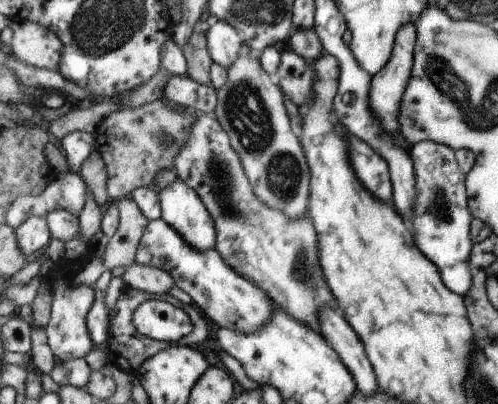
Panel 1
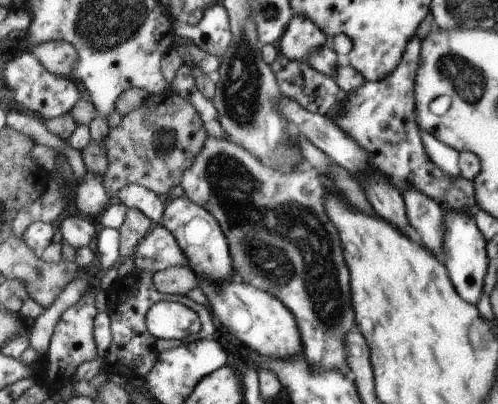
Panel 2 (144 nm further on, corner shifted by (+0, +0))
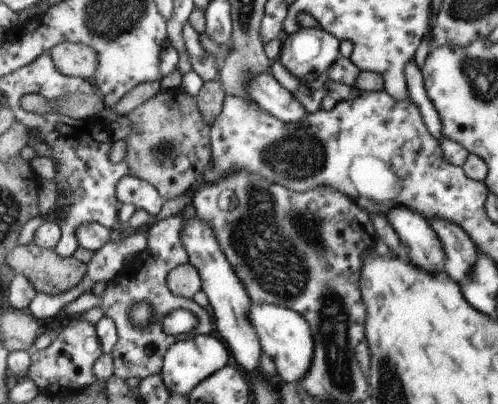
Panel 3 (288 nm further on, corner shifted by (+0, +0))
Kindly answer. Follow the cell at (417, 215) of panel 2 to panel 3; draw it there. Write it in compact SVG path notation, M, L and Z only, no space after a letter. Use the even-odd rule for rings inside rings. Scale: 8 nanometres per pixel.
M427 218L427 224L431 226L433 234L441 242L443 250L443 264L441 270L453 280L453 282L469 282L469 272L477 260L477 250L473 240L453 222L439 220L439 218Z

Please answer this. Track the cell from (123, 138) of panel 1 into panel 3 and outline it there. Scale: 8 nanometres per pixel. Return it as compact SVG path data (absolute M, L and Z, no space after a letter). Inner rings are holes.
M179 86L175 90L159 90L149 102L143 102L135 110L131 110L125 118L131 122L131 130L123 138L125 156L123 156L121 162L127 164L127 174L125 176L141 178L141 180L149 182L165 202L177 200L179 196L183 196L201 178L207 164L211 162L209 124L203 120L193 92L187 90L187 88L179 88Z

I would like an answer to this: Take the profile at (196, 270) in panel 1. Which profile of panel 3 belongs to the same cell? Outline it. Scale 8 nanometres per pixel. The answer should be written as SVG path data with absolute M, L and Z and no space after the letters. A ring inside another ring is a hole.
M251 304L247 310L247 320L253 326L257 340L259 340L259 348L263 352L263 356L269 356L275 362L277 374L283 382L293 384L297 380L301 380L311 366L313 360L313 336L309 330L309 324L305 322L303 316L299 316L295 310L291 308L281 308L281 306L273 306L273 304Z

